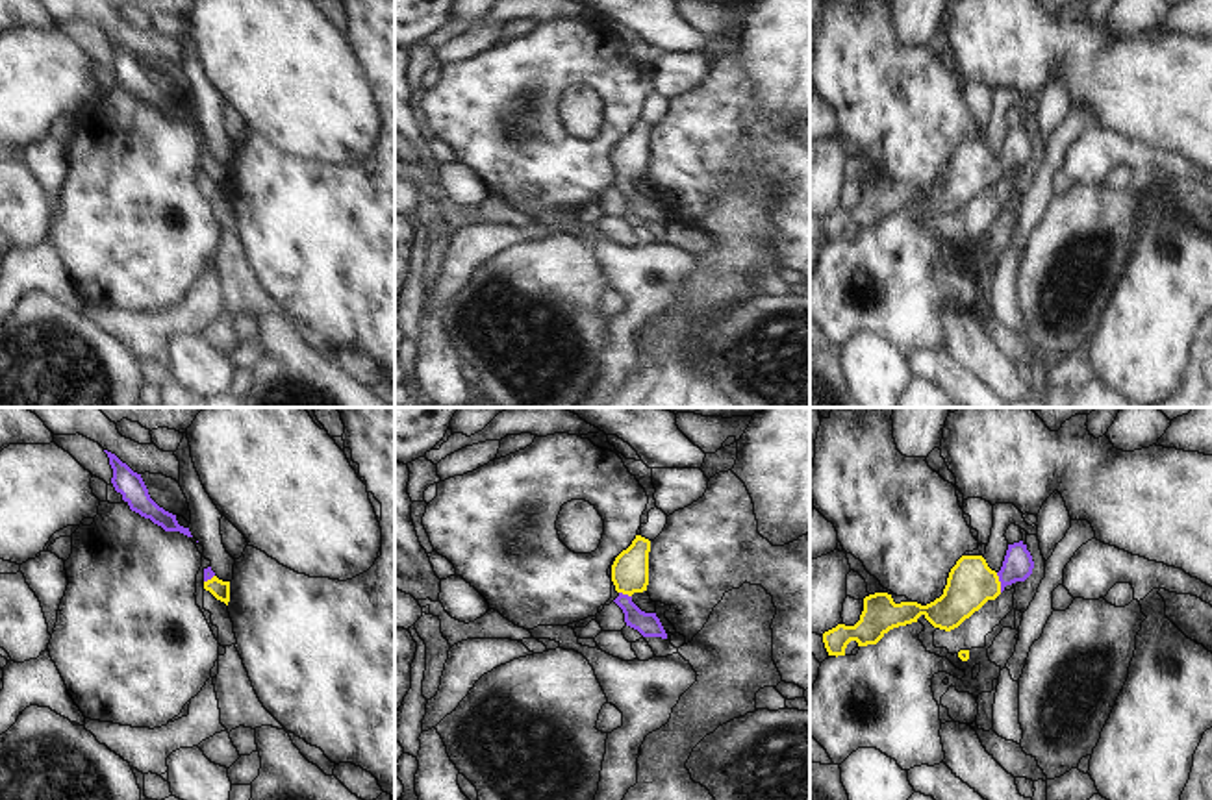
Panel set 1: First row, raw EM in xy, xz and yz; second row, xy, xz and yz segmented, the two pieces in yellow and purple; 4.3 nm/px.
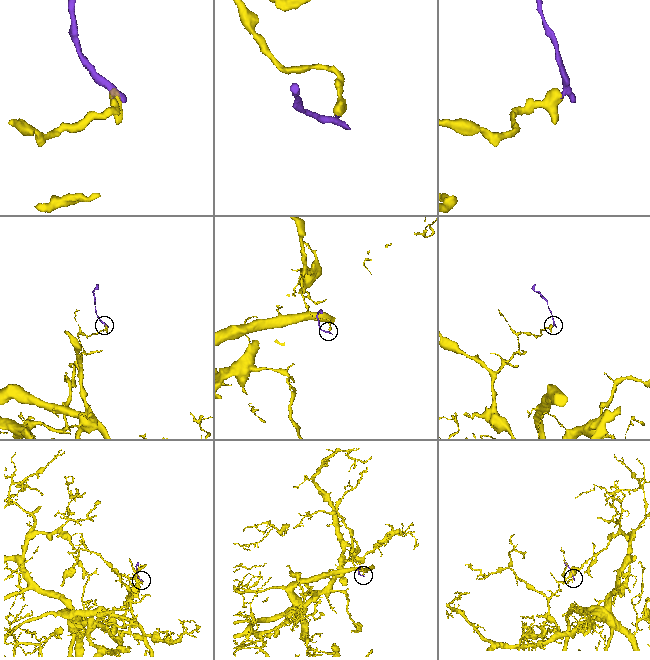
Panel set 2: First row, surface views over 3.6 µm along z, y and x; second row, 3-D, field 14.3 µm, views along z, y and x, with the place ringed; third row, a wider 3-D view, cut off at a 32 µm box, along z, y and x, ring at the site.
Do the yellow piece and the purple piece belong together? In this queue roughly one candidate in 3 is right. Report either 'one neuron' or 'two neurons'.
one neuron

